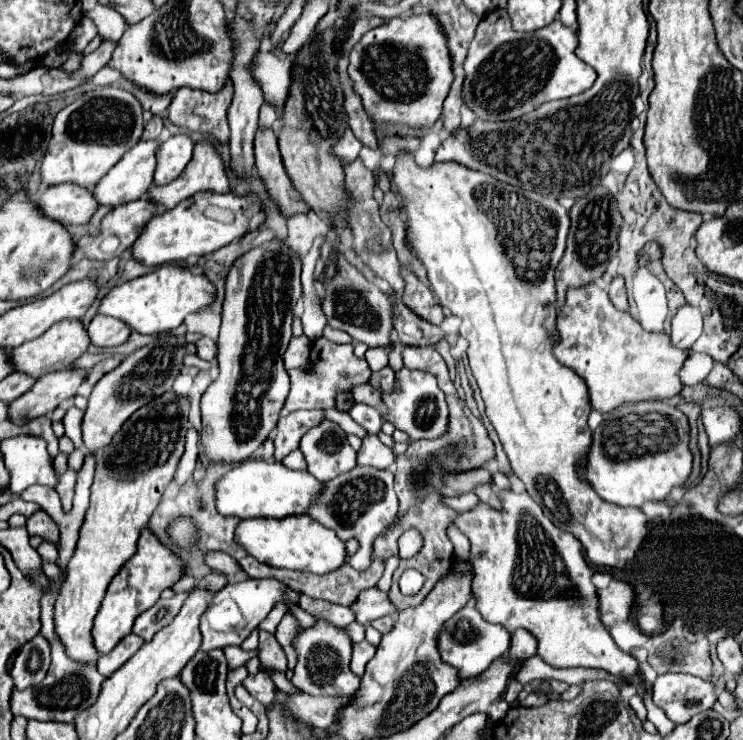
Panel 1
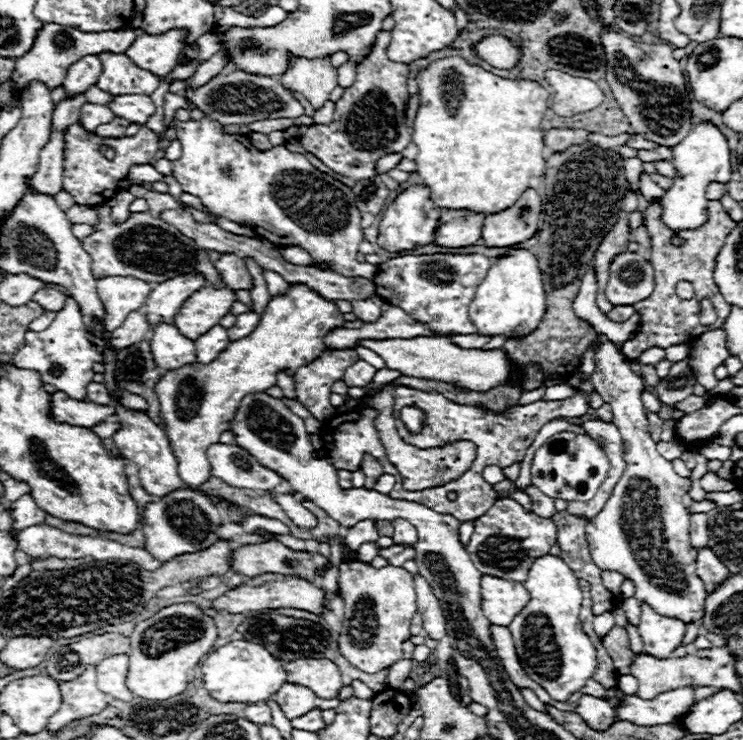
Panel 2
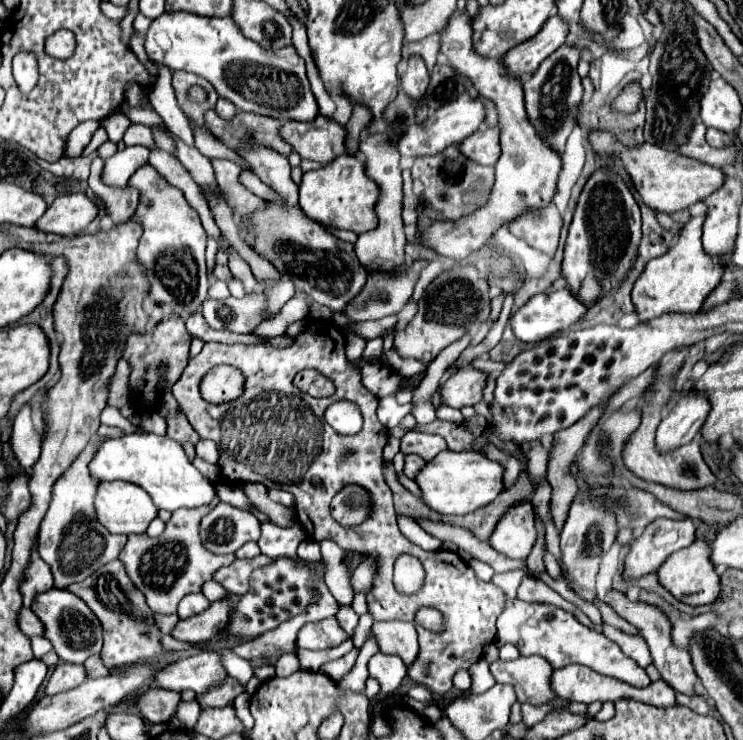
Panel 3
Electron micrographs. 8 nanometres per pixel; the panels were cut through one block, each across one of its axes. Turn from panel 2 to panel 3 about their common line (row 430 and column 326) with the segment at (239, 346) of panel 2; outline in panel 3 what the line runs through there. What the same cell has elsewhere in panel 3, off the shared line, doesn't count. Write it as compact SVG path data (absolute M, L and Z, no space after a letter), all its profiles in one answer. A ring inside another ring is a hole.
M362 154L342 156L330 166L310 170L304 174L300 184L300 208L308 218L332 228L352 230L356 234L374 230L378 226L378 216L374 212L378 198L380 188L372 178L366 176Z

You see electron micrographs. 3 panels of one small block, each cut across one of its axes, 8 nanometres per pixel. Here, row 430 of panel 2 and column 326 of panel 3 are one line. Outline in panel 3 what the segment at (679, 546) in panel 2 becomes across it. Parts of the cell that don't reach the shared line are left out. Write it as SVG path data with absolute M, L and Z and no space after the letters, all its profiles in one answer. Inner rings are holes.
M336 618L306 624L298 634L298 648L308 650L326 650L342 644L346 640L346 632L338 626Z

